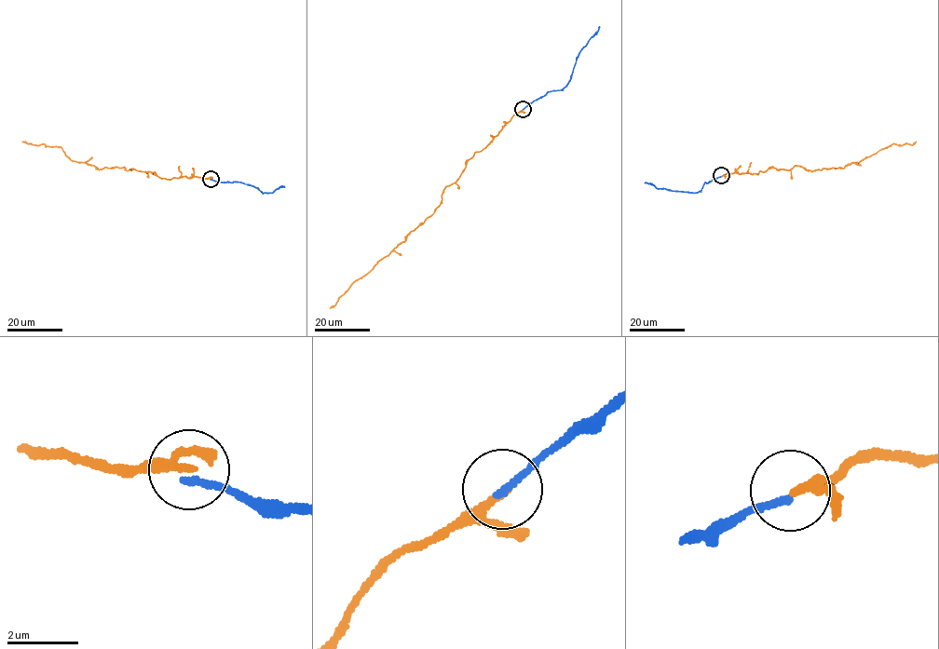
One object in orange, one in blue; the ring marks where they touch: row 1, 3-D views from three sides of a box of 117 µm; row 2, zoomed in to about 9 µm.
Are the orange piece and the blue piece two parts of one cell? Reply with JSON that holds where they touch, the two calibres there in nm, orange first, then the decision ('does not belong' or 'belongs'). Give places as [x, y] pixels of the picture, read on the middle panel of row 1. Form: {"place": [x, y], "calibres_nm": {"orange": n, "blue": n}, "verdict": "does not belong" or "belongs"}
{"place": [523, 109], "calibres_nm": {"orange": 160, "blue": 200}, "verdict": "belongs"}

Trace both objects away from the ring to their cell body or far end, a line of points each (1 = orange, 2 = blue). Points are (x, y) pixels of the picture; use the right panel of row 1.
1: (721, 176), (795, 166), (812, 171), (842, 169), (893, 143), (916, 141)
2: (721, 176), (705, 182), (697, 193), (659, 189), (644, 182)

